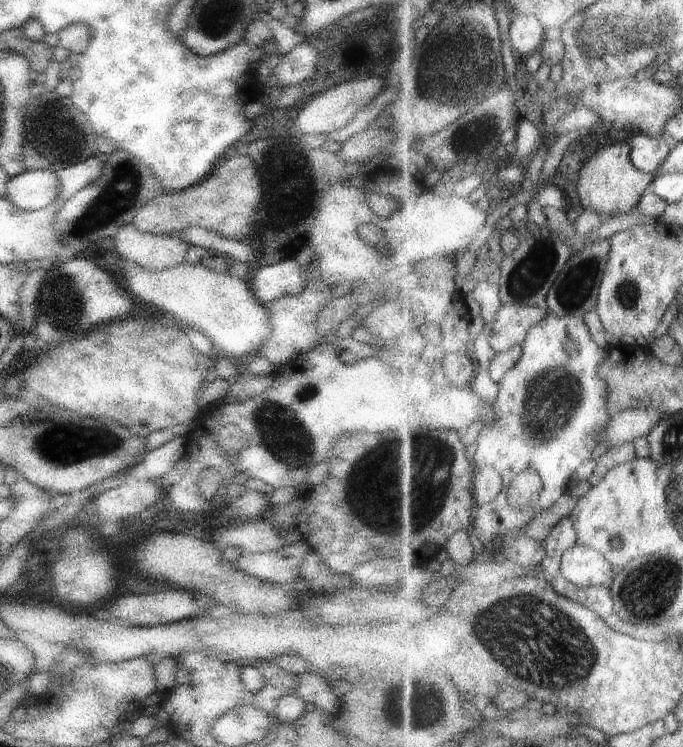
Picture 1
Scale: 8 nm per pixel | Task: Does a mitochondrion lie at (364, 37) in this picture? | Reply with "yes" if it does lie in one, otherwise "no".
no

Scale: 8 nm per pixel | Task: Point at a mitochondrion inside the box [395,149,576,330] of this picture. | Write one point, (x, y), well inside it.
(533, 273)

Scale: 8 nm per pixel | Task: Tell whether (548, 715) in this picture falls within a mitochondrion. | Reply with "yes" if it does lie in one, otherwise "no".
no

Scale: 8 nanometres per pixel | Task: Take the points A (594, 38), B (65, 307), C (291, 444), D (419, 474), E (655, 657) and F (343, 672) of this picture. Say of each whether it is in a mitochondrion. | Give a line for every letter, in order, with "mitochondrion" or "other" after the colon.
A: mitochondrion
B: mitochondrion
C: mitochondrion
D: mitochondrion
E: other
F: other

